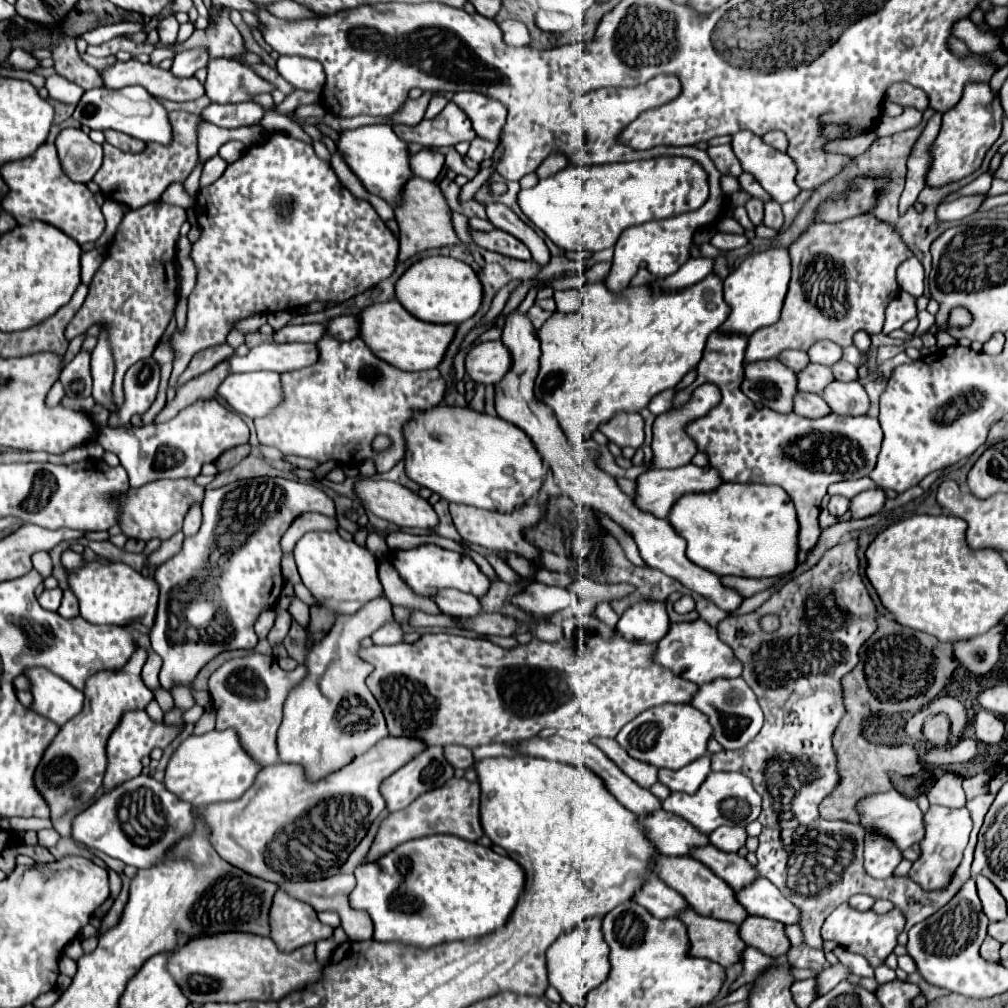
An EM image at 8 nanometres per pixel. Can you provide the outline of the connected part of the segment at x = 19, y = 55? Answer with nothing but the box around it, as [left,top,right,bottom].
[7,49,39,69]

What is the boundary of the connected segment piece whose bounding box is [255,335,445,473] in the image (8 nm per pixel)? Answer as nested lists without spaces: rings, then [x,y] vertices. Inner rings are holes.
[[[325,335],[317,341],[317,349],[317,363],[281,375],[285,403],[271,415],[255,419],[259,443],[277,447],[285,455],[309,457],[319,463],[339,461],[357,467],[365,459],[373,459],[377,473],[389,471],[405,455],[405,425],[413,421],[419,411],[429,411],[441,403],[445,379],[437,369],[419,373],[397,371],[373,355],[359,337],[339,341]],[[377,435],[389,435],[393,449],[375,453],[371,441]]]

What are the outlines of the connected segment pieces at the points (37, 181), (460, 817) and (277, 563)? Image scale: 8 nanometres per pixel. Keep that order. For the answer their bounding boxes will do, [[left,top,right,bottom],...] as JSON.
[[1,143,105,245],[367,777,483,861],[151,477,335,693]]

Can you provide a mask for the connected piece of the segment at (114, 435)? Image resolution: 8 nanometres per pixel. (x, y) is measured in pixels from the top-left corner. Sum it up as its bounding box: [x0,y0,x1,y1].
[97,399,249,489]

